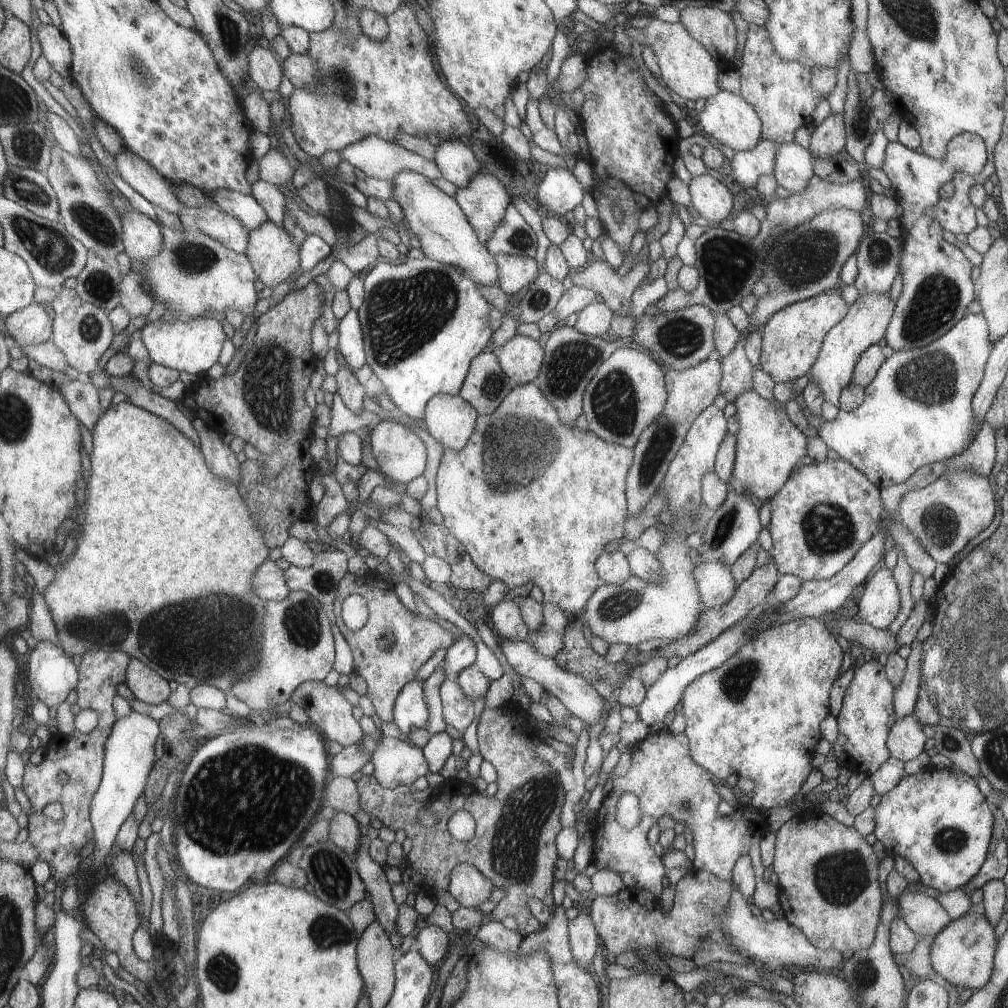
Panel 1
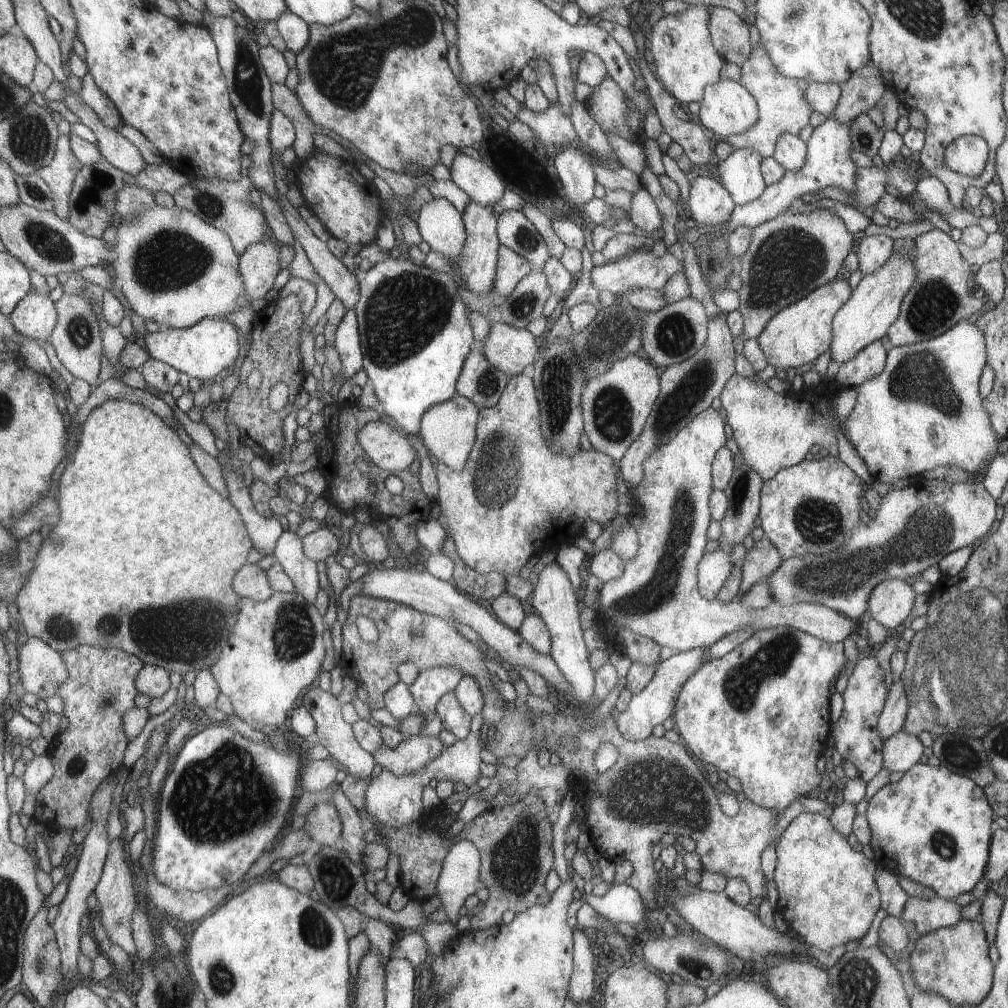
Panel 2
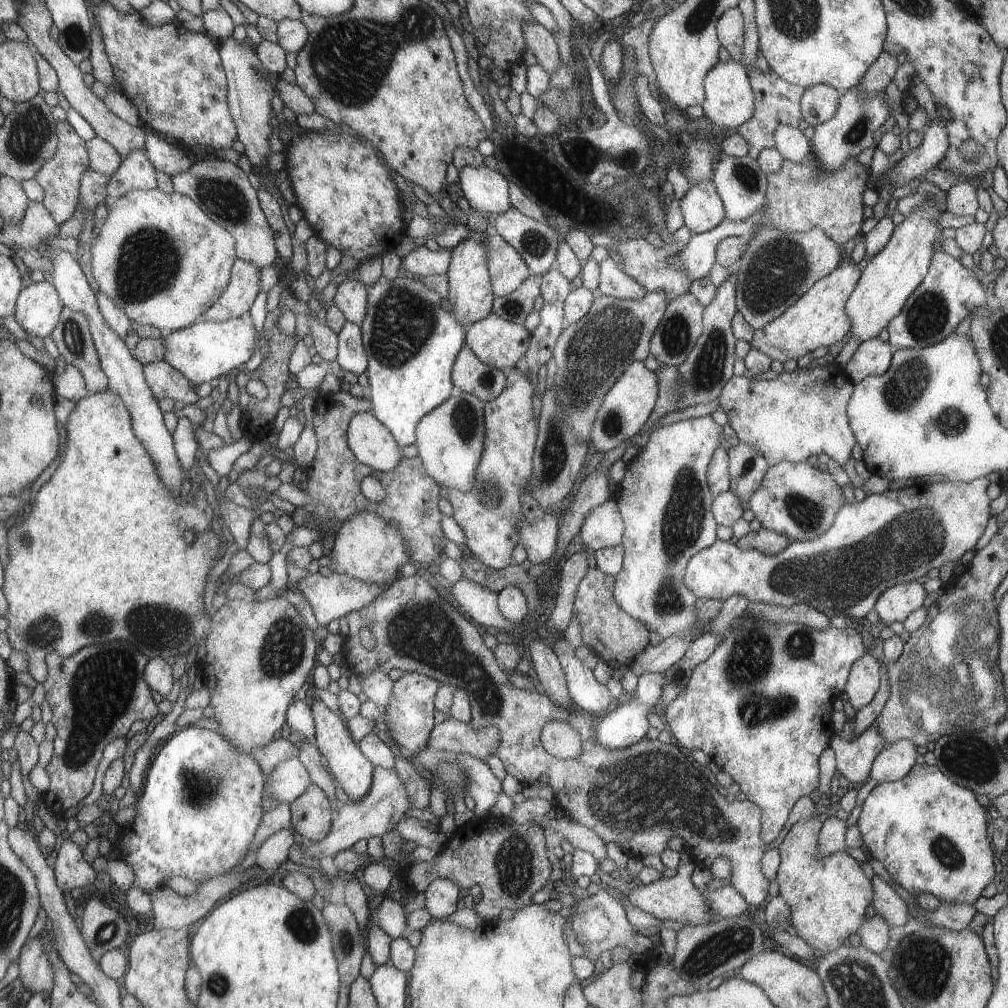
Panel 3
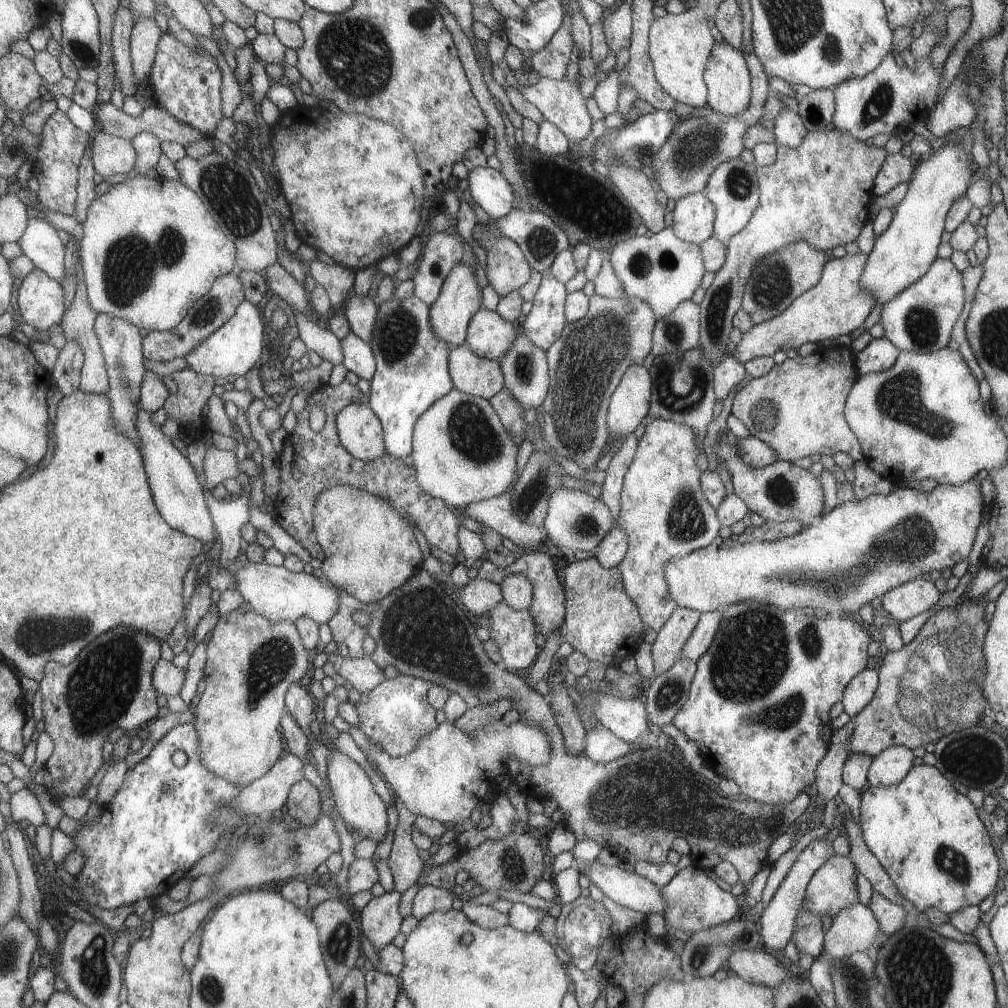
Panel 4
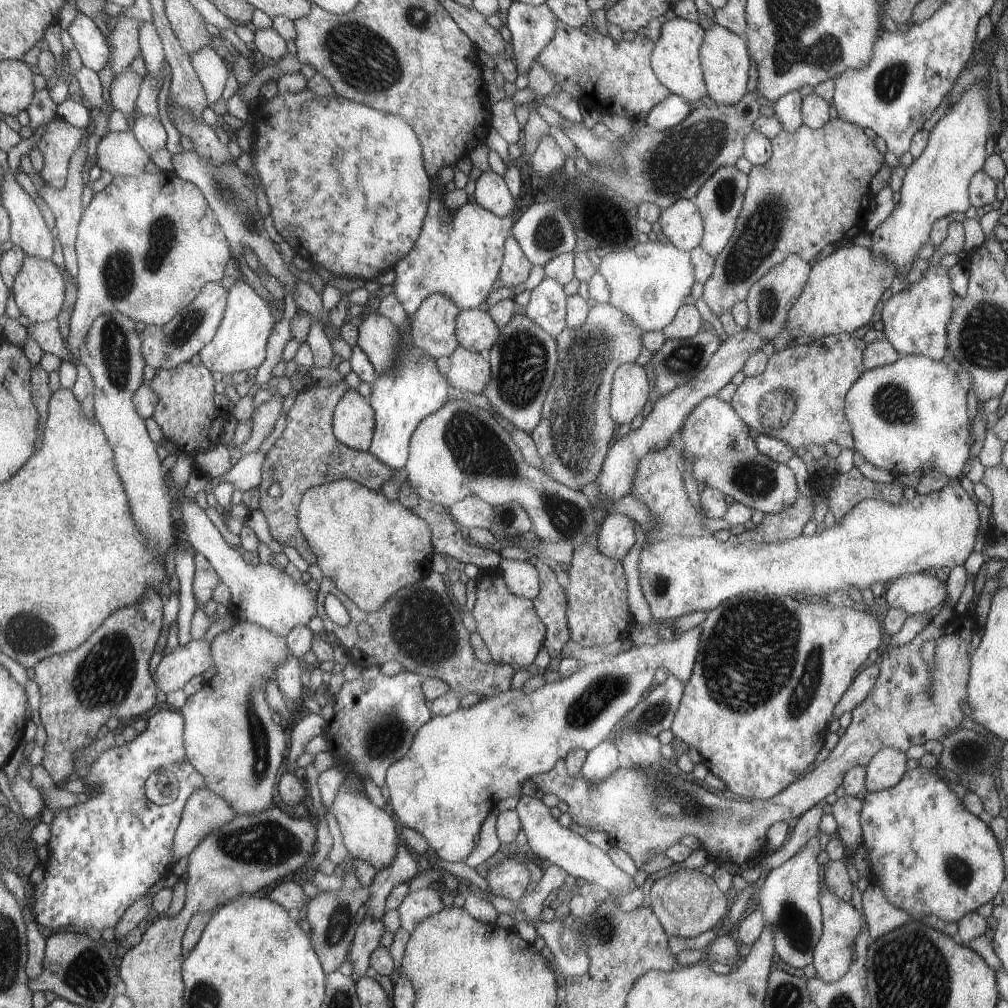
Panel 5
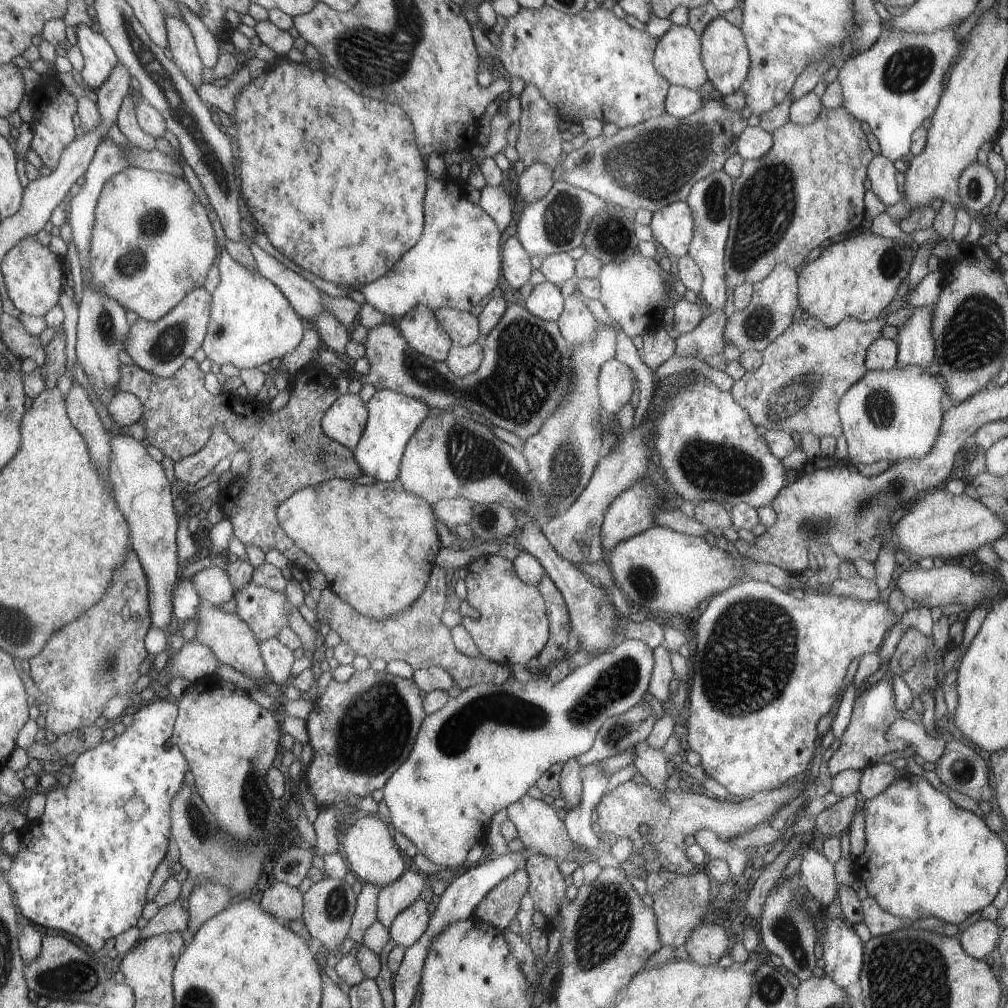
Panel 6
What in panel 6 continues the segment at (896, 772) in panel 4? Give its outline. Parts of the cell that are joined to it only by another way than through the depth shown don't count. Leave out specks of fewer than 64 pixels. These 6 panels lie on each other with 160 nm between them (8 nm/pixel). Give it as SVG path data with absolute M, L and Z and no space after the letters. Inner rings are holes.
M888 758L867 766L860 772L859 786L857 786L859 794L864 800L869 800L883 793L883 790L892 784L891 780L893 780L895 770L888 762Z

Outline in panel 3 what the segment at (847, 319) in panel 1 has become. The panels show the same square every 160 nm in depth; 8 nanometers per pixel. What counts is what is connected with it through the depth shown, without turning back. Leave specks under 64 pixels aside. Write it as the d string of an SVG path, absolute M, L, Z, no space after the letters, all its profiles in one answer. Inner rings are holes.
M924 201L904 220L895 225L887 244L877 255L871 257L861 269L858 284L854 286L845 309L850 320L851 338L866 341L877 334L900 313L907 297L922 284L934 253L934 242L940 235L936 218L941 214L932 201Z

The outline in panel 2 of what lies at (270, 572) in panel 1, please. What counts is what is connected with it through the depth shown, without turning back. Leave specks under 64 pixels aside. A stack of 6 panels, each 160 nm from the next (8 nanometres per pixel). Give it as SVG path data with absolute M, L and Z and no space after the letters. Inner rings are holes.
M246 563L235 573L232 588L240 598L247 597L255 602L264 601L274 591L269 584L266 572L255 563Z

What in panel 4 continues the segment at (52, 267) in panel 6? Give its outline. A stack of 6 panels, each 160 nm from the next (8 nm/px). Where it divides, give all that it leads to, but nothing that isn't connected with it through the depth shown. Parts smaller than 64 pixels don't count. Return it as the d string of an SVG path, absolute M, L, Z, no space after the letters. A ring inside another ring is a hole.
M35 267L23 279L16 295L23 322L36 330L49 330L62 322L68 310L65 292L59 280Z

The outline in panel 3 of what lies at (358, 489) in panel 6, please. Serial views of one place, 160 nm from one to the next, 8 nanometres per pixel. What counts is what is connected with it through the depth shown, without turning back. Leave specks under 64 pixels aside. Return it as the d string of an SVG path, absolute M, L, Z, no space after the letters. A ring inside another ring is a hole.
M356 512L351 518L345 518L334 534L329 554L332 573L345 574L349 578L361 580L365 584L389 586L396 579L396 571L409 562L409 550L403 542L403 536L395 526L385 522L373 512Z

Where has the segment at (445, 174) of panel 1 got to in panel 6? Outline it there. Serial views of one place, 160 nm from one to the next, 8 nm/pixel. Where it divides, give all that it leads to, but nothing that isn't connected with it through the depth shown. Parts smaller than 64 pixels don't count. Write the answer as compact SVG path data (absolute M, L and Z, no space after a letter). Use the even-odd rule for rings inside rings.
M485 185L480 189L480 194L479 206L494 220L495 226L504 231L511 222L511 205L513 202L510 201L500 185Z

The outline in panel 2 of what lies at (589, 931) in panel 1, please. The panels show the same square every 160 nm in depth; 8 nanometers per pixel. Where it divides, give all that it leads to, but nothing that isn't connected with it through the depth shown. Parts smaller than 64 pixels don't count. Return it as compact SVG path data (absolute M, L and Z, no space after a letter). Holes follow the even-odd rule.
M582 928L574 930L574 972L571 973L569 996L576 1002L589 1001L593 993L593 955L598 946L591 943Z

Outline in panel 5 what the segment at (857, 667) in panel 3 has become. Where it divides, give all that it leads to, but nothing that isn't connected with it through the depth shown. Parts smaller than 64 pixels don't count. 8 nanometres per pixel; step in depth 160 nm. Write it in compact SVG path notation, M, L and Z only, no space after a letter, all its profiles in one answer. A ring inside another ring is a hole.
M871 664L864 670L859 672L859 675L854 678L853 682L849 685L849 688L842 694L839 702L835 704L835 710L833 710L833 716L839 718L844 712L851 712L859 702L865 700L865 696L869 693L869 690L873 688L873 684L879 674L879 666L877 664Z

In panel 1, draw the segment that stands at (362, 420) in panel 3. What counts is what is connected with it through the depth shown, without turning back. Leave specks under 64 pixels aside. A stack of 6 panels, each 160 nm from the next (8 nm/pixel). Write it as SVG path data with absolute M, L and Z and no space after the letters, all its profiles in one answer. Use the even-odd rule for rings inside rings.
M395 420L379 421L371 429L368 441L379 472L393 483L401 482L401 484L406 485L407 482L423 472L423 468L425 468L425 446L413 431L405 428L405 425L395 424Z

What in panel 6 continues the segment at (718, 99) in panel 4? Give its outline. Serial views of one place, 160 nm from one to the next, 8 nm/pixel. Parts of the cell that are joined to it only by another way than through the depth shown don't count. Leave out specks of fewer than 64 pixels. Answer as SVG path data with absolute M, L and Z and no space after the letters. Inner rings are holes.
M715 14L705 26L701 38L702 66L706 70L706 78L722 96L739 89L739 84L750 71L750 56L742 31L735 24L727 22L723 16Z

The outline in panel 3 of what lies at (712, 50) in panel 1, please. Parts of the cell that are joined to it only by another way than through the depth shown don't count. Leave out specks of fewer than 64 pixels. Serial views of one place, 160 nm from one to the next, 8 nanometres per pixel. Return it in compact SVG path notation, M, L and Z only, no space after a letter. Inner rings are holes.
M737 5L727 8L717 23L718 42L729 53L729 57L741 61L742 42L744 39L744 24L742 12Z

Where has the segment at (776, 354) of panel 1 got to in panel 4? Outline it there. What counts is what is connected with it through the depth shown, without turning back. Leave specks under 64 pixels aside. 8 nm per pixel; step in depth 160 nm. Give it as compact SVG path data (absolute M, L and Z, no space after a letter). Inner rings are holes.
M845 254L841 258L832 258L823 266L821 277L815 286L801 294L783 310L782 314L759 324L753 324L750 330L740 334L739 342L731 356L745 364L756 357L772 357L776 350L797 349L806 342L820 343L825 339L836 339L849 335L857 329L871 312L875 302L873 296L859 286L865 269L867 255Z

